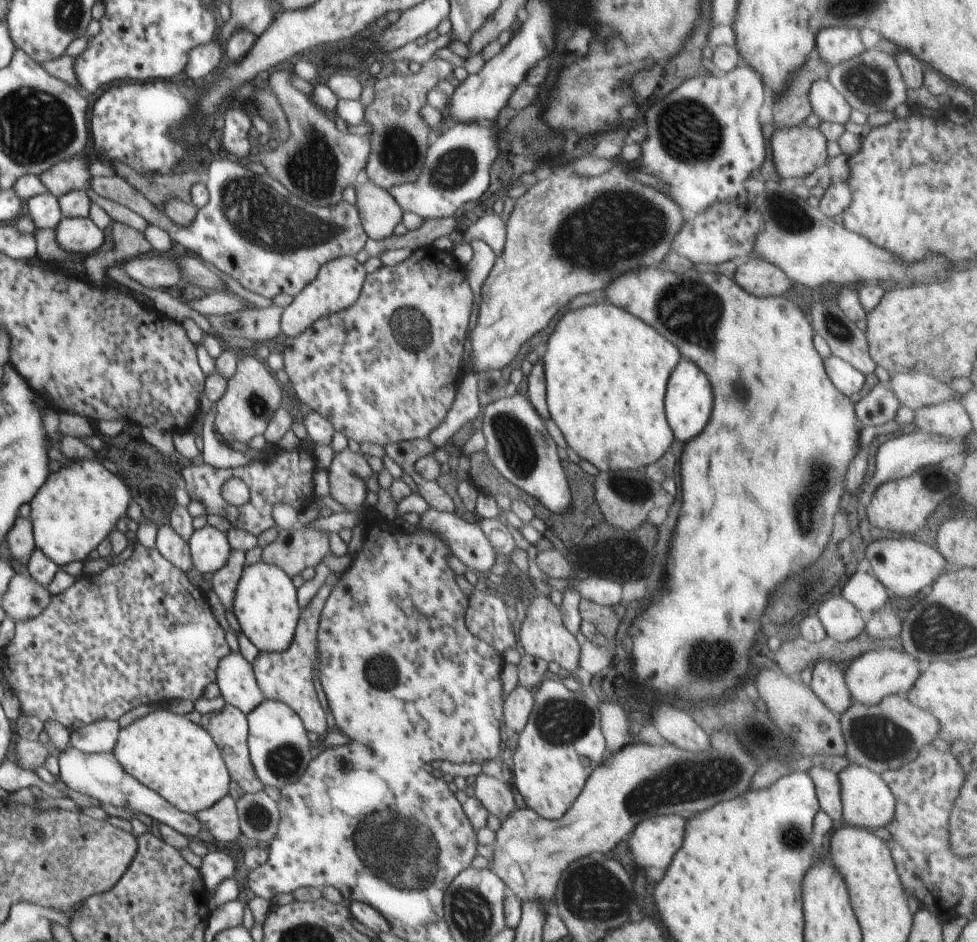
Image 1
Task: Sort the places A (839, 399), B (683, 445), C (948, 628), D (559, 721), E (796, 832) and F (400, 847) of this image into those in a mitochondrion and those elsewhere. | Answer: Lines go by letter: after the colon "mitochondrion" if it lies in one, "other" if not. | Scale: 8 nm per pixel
A: other
B: other
C: mitochondrion
D: mitochondrion
E: mitochondrion
F: mitochondrion

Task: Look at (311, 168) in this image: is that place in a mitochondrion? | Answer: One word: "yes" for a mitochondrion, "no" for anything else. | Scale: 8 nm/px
yes

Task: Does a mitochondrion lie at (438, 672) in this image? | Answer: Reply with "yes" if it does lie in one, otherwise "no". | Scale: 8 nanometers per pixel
no

